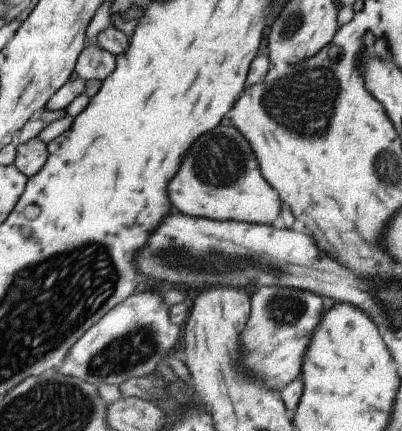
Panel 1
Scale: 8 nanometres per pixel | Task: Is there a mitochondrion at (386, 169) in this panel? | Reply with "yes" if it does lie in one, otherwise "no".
yes

